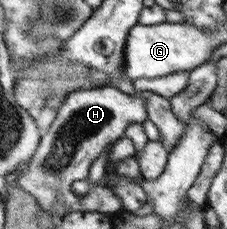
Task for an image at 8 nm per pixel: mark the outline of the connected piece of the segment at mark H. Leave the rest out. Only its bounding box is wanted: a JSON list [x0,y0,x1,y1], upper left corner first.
[16,86,147,202]

